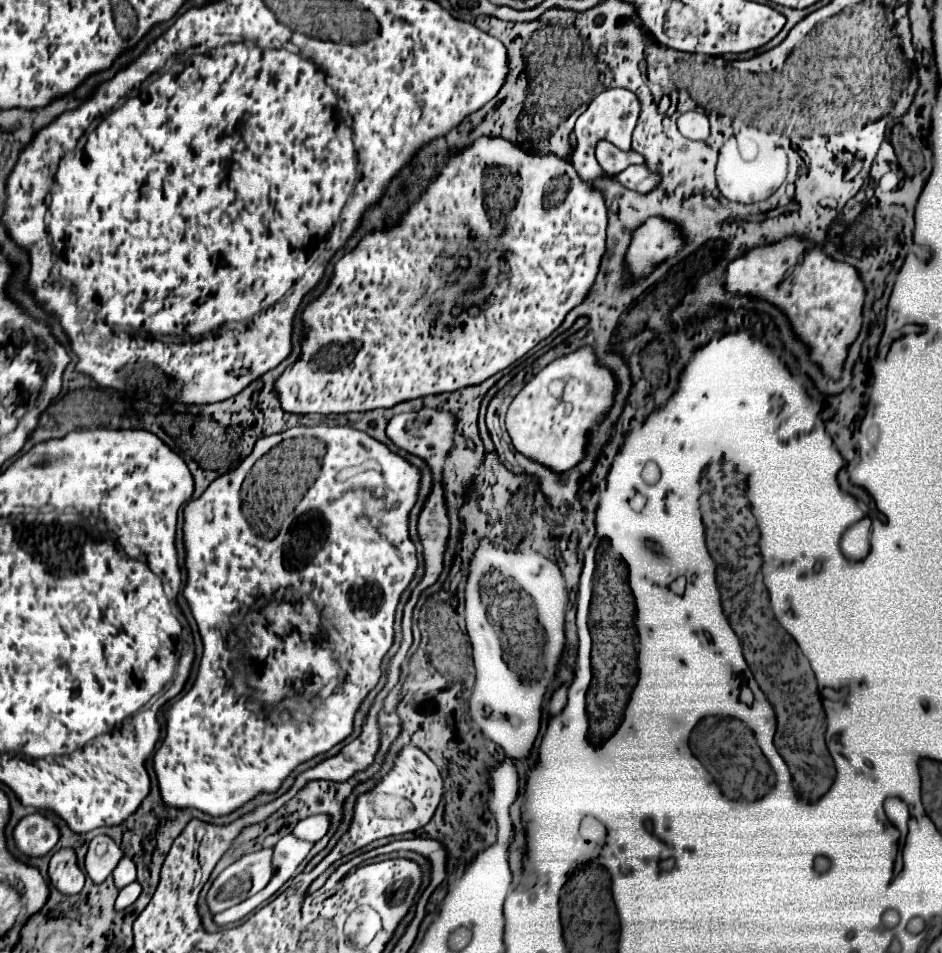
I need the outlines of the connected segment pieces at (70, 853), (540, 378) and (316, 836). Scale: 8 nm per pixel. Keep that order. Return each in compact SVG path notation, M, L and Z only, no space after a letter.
M64 848L52 856L48 866L48 878L58 892L64 892L64 896L72 896L82 890L86 876L76 864L74 850Z
M580 348L580 352L550 362L520 390L508 408L506 428L514 448L556 472L566 472L584 458L586 432L608 412L614 390L614 376L596 364L592 348Z
M316 814L316 816L310 816L310 818L304 818L296 824L296 828L292 830L292 834L298 838L298 840L308 840L308 842L316 842L320 840L326 830L328 830L328 824L330 824L330 818L324 816L324 814Z

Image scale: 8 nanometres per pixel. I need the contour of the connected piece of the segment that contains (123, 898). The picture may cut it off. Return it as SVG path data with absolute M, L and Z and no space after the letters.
M132 882L132 884L128 884L126 888L122 888L120 890L120 894L118 894L118 898L116 898L116 912L122 912L122 910L126 910L128 906L132 906L134 902L136 902L136 898L140 896L140 892L142 892L142 888L140 888L140 884L138 882Z

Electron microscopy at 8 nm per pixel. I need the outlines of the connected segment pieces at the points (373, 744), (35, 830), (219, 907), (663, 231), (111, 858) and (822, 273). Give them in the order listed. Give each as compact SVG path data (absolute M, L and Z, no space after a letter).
M366 720L362 726L362 734L352 740L350 744L346 744L336 756L330 756L322 762L318 762L314 768L302 772L300 776L296 776L294 786L292 786L292 794L298 792L298 788L302 788L308 780L348 780L354 772L364 770L372 760L374 754L378 750L378 726L376 720Z
M40 812L28 814L14 828L14 844L30 858L48 854L60 838L58 828Z
M270 848L246 854L234 864L230 864L226 870L222 870L206 896L210 912L212 914L222 912L260 892L270 882L272 876L270 856L272 856Z
M662 218L648 220L632 236L632 244L628 248L630 274L634 278L650 274L658 262L678 252L682 244L684 242L674 224Z
M98 834L90 846L88 846L88 854L86 854L86 874L94 884L100 884L104 878L108 878L112 874L112 870L116 868L116 864L122 858L122 850L114 844L114 840L110 836Z
M786 238L764 248L754 248L746 256L734 260L728 266L726 286L730 292L756 294L782 308L794 332L812 348L812 358L822 366L826 376L838 376L848 346L860 332L866 294L852 266L830 260L808 240Z

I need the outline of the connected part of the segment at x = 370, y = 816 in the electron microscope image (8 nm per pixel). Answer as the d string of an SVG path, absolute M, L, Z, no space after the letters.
M406 744L394 758L394 766L390 768L390 772L372 790L356 798L354 818L350 828L336 842L332 852L318 864L316 870L324 872L326 866L332 864L334 860L354 852L356 848L370 844L372 840L414 832L426 826L440 802L440 796L442 796L442 778L436 764L420 748Z

